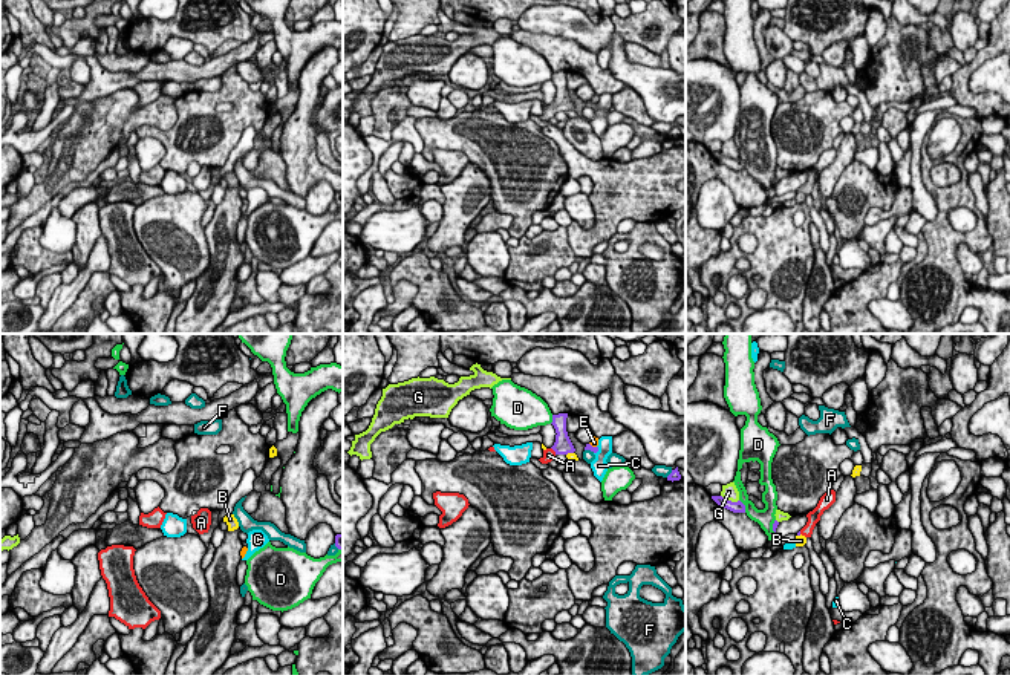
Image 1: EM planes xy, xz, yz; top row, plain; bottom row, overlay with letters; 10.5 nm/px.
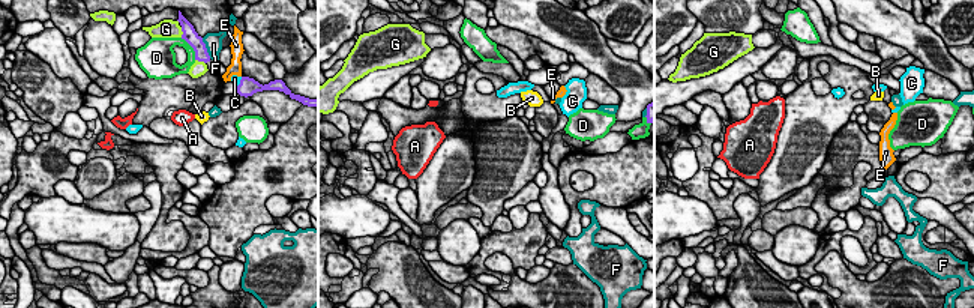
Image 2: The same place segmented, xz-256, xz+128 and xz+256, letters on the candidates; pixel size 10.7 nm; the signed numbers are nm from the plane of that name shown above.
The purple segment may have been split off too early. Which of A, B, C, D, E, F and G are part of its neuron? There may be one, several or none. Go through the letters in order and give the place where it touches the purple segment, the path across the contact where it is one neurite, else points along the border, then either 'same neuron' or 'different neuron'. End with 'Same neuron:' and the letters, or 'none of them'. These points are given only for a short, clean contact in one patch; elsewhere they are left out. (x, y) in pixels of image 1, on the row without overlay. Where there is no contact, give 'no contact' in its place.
A: xz (553, 106) | across xz (562, 103), (553, 106), (548, 112) | same neuron
B: xz (570, 109) | along xz (573, 109), (566, 112) | different neuron
C: xz (597, 107) | along xz (597, 103), (594, 110) | different neuron
D: yz (744, 163) | different neuron
E: xz (591, 103) | along xz (589, 100), (596, 104) | different neuron
F: xz (589, 106) | different neuron
G: yz (730, 158) | different neuron
Same neuron: A

